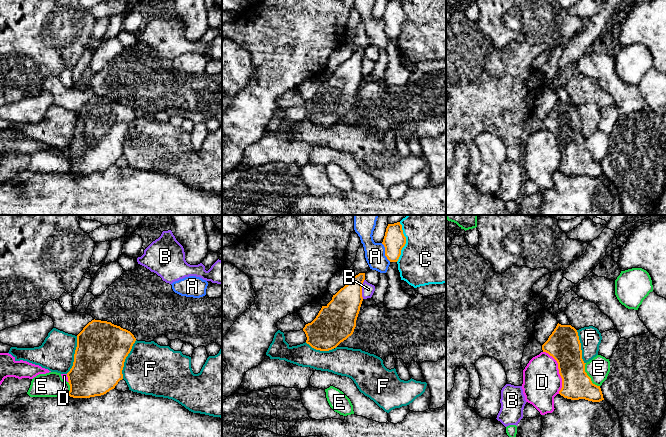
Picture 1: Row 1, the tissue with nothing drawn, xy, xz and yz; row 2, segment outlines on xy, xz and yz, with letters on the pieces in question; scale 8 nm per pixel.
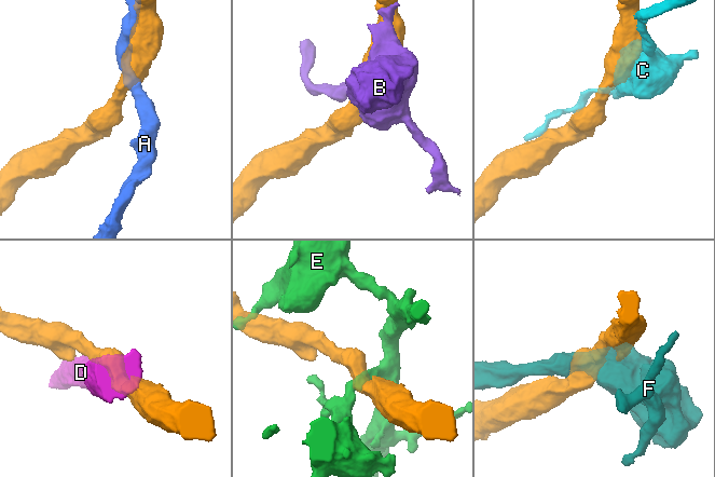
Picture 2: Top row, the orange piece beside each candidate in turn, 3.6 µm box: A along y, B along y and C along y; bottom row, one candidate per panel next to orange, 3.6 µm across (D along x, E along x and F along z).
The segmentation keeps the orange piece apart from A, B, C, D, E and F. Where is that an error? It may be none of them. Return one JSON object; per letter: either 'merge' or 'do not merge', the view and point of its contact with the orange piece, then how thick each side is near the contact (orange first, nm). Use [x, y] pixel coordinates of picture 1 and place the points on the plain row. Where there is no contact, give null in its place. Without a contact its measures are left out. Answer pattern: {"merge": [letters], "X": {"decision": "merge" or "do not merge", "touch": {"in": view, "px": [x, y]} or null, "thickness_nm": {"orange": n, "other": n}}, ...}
{"merge": [], "A": {"decision": "do not merge", "touch": {"in": "xz", "px": [385, 28]}, "thickness_nm": {"orange": 180, "other": 160}}, "B": {"decision": "do not merge", "touch": {"in": "xz", "px": [361, 65]}, "thickness_nm": {"orange": 260, "other": 100}}, "C": {"decision": "do not merge", "touch": {"in": "xz", "px": [405, 19]}, "thickness_nm": {"orange": 180, "other": 480}}, "D": {"decision": "do not merge", "touch": {"in": "yz", "px": [559, 147]}, "thickness_nm": {"orange": 260, "other": 300}}, "E": {"decision": "do not merge", "touch": {"in": "yz", "px": [588, 152]}, "thickness_nm": {"orange": 240, "other": 180}}, "F": {"decision": "do not merge", "touch": {"in": "xy", "px": [125, 134]}, "thickness_nm": {"orange": 420, "other": 420}}}

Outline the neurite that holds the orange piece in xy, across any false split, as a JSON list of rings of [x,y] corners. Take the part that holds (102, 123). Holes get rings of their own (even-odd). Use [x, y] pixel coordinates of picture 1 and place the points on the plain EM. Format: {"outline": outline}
{"outline": [[[95,95],[89,98],[77,111],[73,142],[67,149],[70,161],[67,170],[73,174],[90,174],[114,165],[123,155],[124,138],[135,117],[136,114],[130,107],[111,98]]]}

